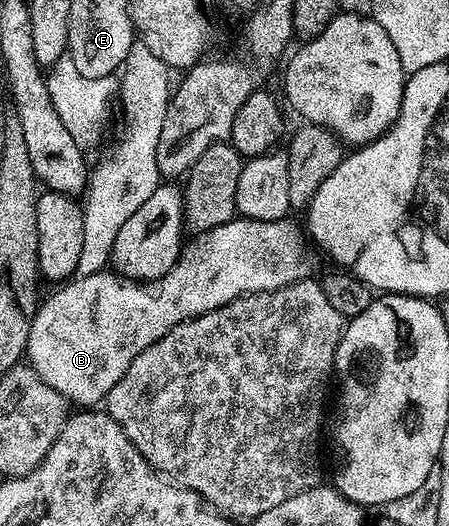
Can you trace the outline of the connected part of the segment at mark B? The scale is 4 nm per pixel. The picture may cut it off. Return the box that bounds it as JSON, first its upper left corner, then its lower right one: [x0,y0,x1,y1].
[25,218,306,406]

